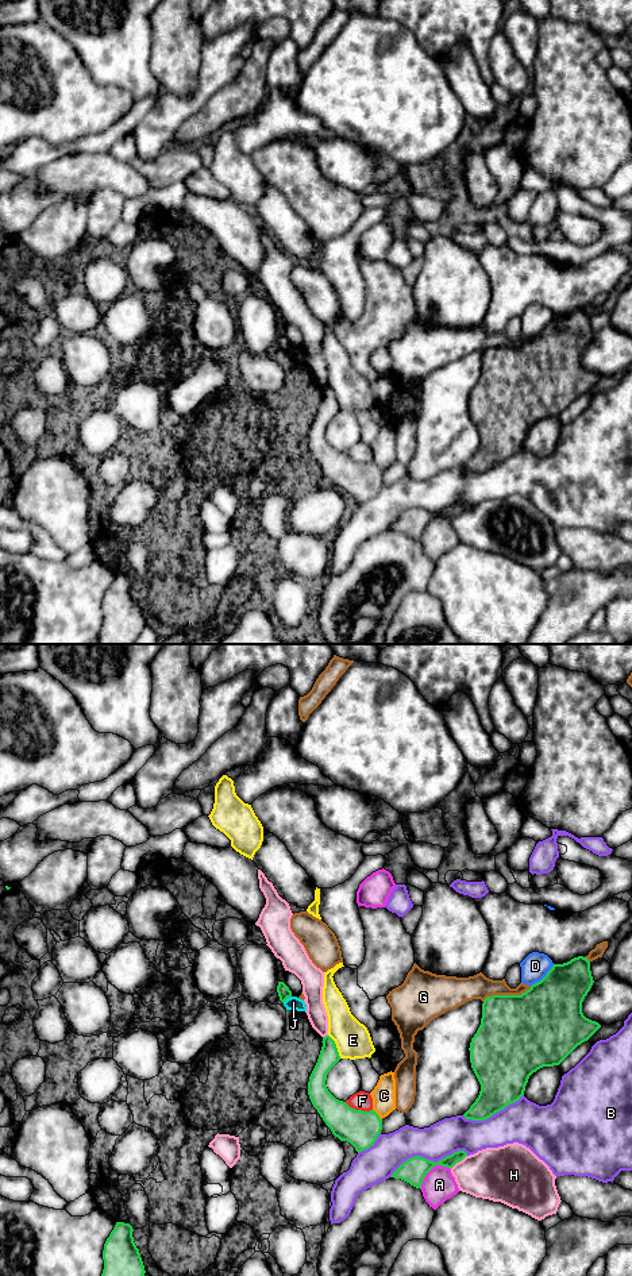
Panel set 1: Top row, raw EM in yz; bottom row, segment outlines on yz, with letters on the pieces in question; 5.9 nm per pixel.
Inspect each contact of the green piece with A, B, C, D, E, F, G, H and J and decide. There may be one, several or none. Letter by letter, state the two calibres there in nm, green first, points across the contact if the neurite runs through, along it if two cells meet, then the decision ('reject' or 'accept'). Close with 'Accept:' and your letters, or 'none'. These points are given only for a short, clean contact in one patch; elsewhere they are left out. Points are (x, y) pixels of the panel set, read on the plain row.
A: calibres 150 and 200 nm; reject
B: calibres 150 and 200 nm; reject
C: calibres 220 and 140 nm; reject
D: calibres 420 and 160 nm; reject
E: calibres 120 and 220 nm; border yz (328, 386), (340, 409); reject
F: calibres 220 and 110 nm; reject
G: calibres 480 and 140 nm; reject
H: calibres 140 and 320 nm; reject
J: calibres 80 and 80 nm; border yz (291, 347), (282, 354); reject
Accept: none

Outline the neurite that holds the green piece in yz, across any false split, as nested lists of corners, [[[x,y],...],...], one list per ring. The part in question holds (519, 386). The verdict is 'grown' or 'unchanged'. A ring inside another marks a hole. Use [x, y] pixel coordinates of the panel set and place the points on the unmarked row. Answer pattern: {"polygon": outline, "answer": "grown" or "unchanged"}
{"polygon": [[[578,308],[567,315],[554,316],[540,334],[521,347],[493,347],[483,352],[481,377],[469,400],[481,443],[463,466],[466,471],[485,473],[517,454],[533,424],[559,417],[601,379],[582,365],[582,354],[593,335],[590,313]]], "answer": "unchanged"}

